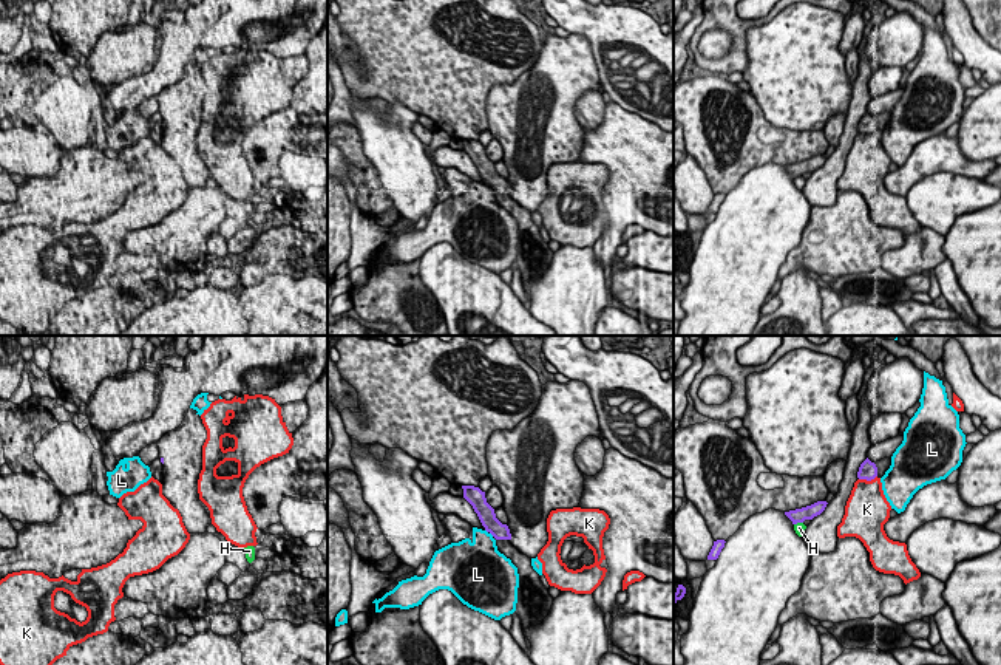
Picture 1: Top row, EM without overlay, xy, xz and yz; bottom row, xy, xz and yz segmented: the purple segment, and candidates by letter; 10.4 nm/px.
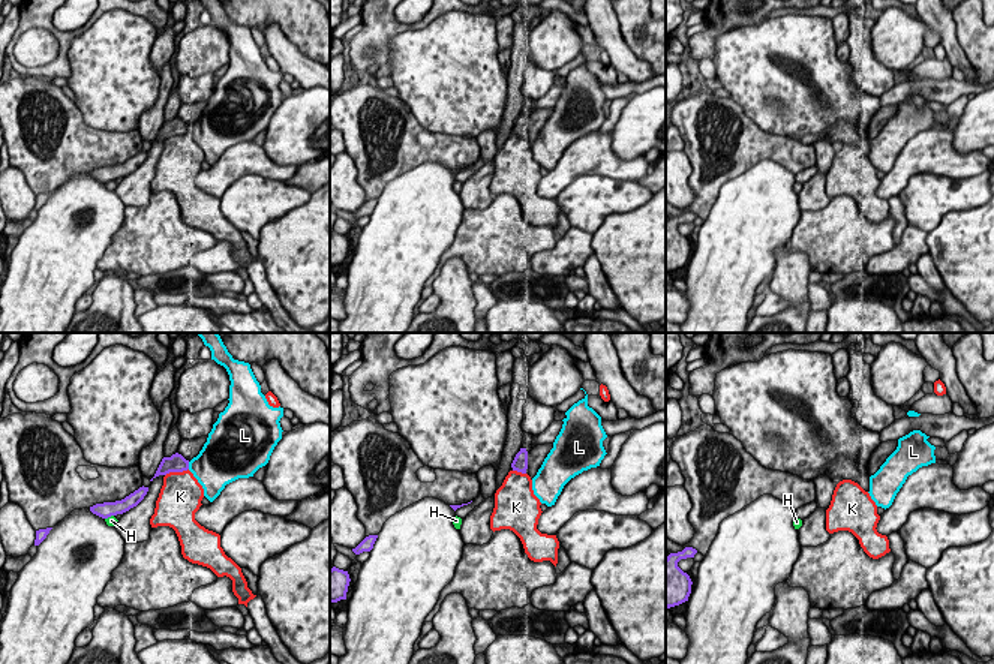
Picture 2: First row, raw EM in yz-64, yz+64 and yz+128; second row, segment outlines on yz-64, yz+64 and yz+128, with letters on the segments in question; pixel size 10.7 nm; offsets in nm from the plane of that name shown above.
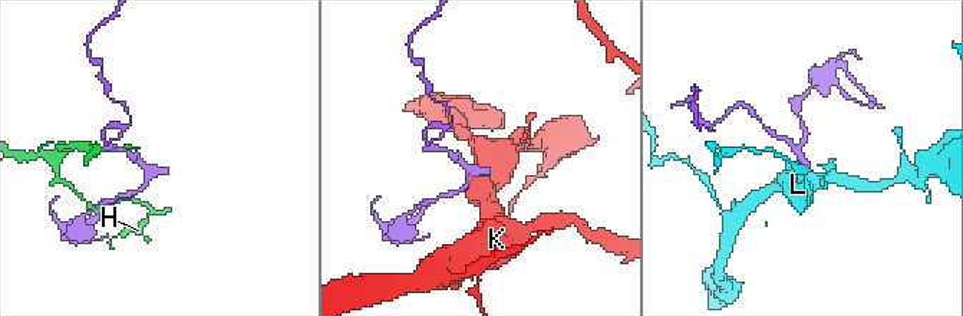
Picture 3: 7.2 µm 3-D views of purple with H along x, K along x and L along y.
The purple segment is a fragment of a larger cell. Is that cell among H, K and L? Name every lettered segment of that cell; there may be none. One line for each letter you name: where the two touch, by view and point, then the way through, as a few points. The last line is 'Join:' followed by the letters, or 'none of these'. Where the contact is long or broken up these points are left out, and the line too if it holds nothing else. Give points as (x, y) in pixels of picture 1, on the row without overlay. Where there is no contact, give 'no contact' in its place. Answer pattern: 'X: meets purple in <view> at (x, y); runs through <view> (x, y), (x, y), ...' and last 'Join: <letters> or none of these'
Join: none of these

